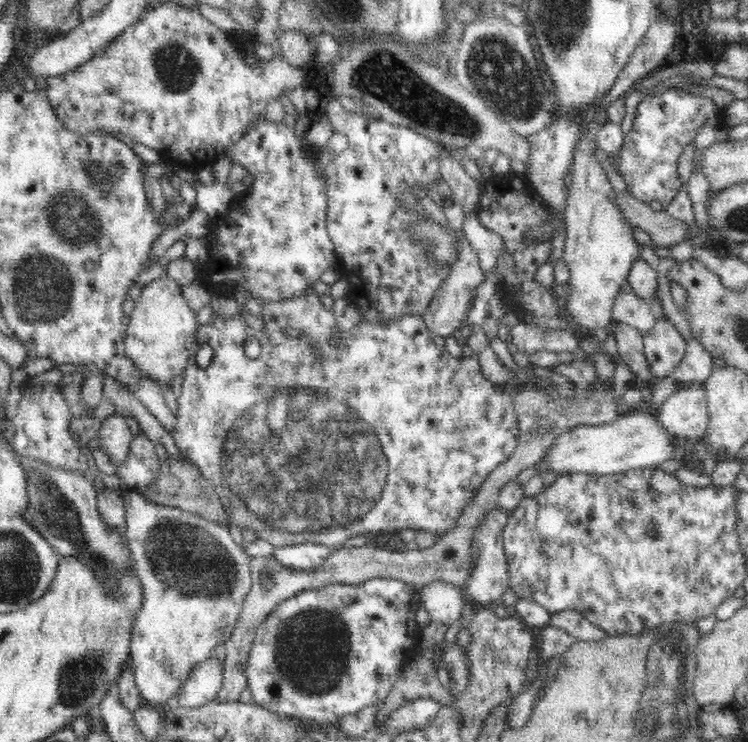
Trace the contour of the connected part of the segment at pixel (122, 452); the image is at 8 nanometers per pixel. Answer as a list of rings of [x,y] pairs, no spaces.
[[[118,412],[107,416],[102,422],[99,431],[101,443],[98,449],[104,449],[104,452],[112,458],[114,465],[119,467],[121,464],[125,464],[130,443],[134,438],[123,416]]]

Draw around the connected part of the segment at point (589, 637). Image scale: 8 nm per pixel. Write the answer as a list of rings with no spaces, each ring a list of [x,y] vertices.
[[[572,609],[552,613],[549,617],[550,625],[571,634],[577,640],[598,642],[598,640],[604,640],[604,637],[608,635],[600,627],[593,625],[588,619],[584,619],[580,612]]]

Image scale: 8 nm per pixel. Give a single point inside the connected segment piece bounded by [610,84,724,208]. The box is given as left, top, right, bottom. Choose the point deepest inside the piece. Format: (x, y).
(648, 159)

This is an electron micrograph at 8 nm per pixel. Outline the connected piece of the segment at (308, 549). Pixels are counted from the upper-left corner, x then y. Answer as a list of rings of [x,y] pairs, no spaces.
[[[306,543],[274,548],[274,559],[291,569],[312,569],[320,566],[334,549],[328,545]]]

